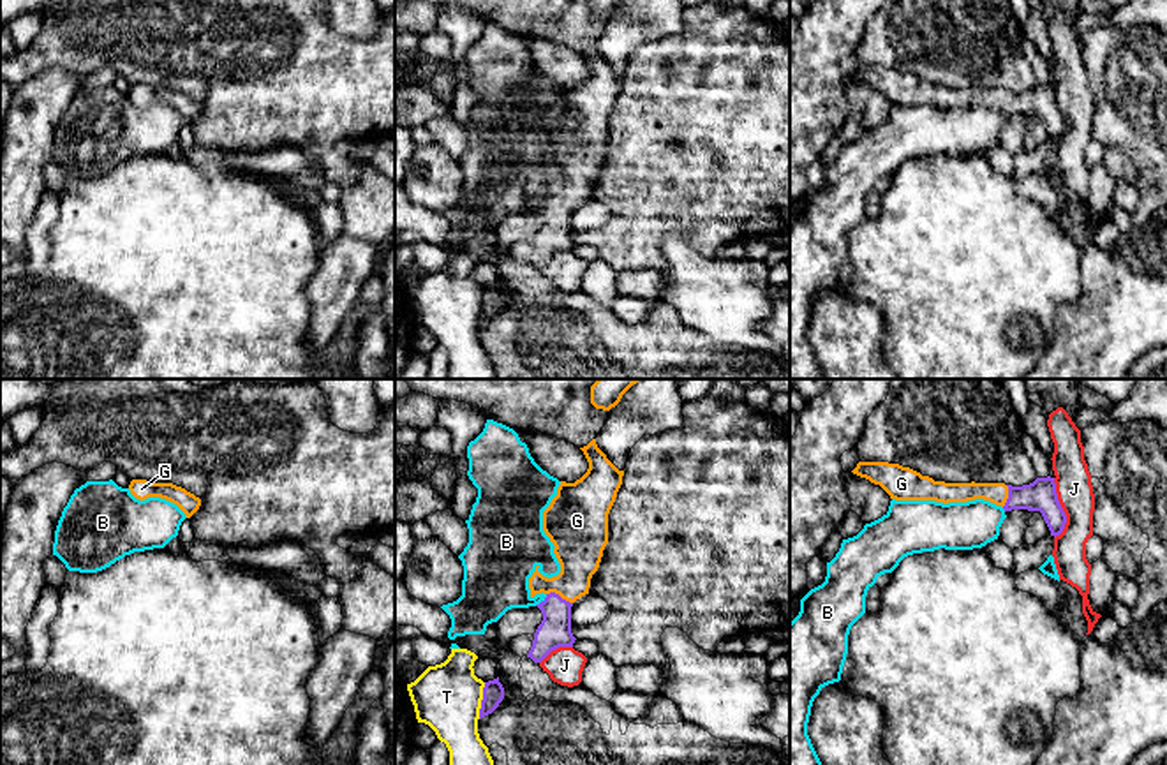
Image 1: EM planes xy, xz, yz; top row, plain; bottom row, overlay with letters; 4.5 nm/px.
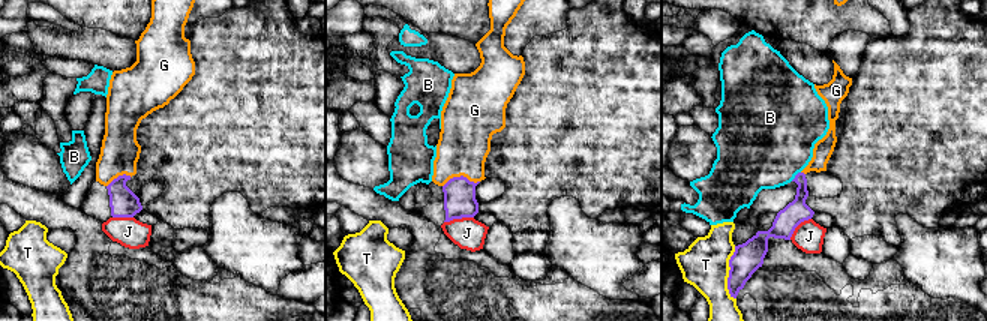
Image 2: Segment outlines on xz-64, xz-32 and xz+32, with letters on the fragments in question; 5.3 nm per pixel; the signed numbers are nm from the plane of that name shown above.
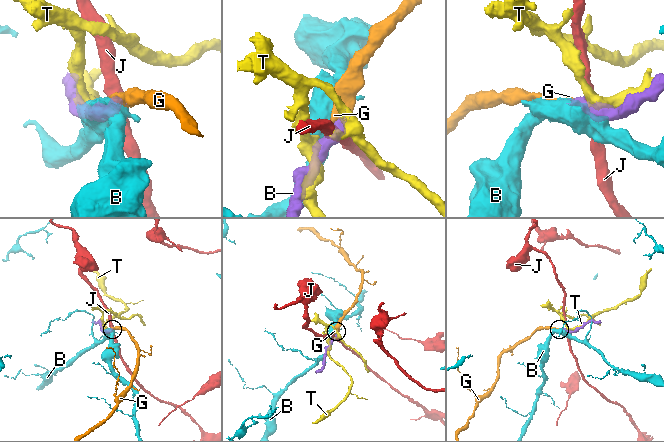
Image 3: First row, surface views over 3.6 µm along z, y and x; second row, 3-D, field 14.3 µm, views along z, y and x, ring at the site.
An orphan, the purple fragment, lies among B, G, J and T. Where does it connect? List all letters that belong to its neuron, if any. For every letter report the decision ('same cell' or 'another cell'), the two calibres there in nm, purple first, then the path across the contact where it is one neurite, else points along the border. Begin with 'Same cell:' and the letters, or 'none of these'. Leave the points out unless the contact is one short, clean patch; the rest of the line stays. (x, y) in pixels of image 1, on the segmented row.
Same cell: G
B: another cell; calibres 150 and 300 nm
G: same cell; calibres 150 and 220 nm; way xz (554, 631), (557, 594), (575, 577), (579, 545)
J: another cell; calibres 140 and 170 nm; border yz (1053, 478), (1056, 499), (1065, 515), (1065, 527), (1055, 538)
T: another cell; calibres 100 and 300 nm

